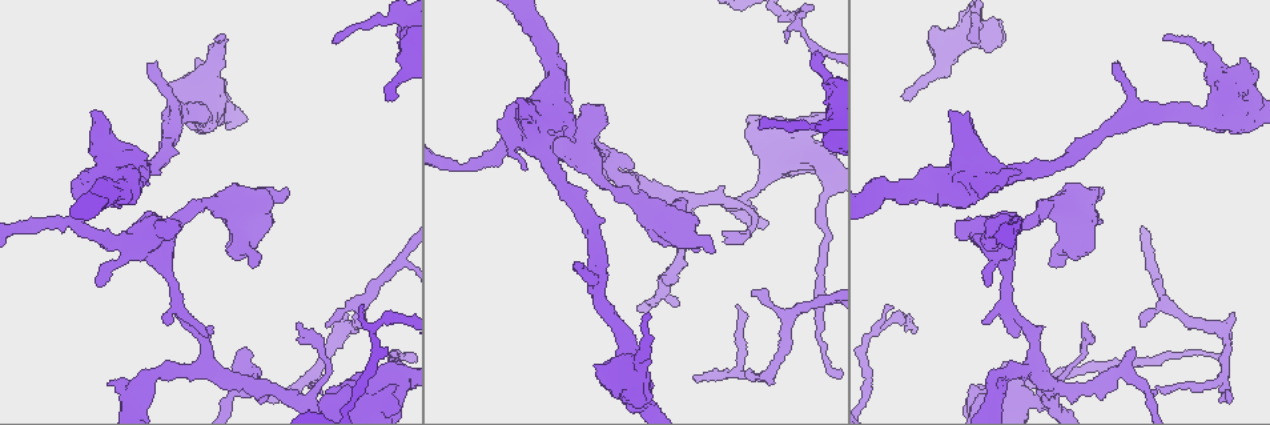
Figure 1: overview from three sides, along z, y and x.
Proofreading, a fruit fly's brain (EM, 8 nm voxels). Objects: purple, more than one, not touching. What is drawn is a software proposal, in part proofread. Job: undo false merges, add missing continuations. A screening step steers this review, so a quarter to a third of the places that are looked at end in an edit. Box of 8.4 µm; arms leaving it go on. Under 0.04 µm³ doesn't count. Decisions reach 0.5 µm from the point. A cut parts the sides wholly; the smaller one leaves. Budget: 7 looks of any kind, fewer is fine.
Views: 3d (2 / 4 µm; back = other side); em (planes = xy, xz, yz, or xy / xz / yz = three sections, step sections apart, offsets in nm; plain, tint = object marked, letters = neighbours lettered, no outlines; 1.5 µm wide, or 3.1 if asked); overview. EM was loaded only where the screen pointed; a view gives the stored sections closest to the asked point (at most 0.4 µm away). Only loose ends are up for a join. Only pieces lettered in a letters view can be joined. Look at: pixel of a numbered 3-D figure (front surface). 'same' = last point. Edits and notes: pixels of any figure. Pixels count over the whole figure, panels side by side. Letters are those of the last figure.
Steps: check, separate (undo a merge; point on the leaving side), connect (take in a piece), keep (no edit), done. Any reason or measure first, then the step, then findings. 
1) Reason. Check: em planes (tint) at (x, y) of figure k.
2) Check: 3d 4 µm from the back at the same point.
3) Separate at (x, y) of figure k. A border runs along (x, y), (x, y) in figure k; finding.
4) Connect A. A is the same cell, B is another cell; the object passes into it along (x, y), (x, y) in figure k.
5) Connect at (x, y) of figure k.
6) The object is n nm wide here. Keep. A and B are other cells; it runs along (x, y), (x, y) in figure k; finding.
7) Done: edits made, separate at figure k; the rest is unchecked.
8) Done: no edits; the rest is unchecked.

Abrupt turn. Check: em planes (letters) at (1151, 262) of figure 1.

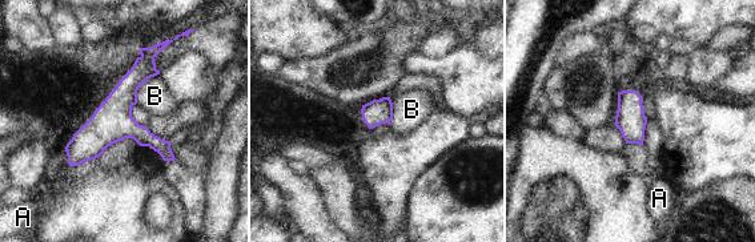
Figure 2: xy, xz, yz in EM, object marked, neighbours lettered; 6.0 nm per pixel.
The object is 180 nm wide here. Keep. A and B are other cells; it runs along (144, 53), (113, 117), (72, 162) in figure 2; all the same cell.

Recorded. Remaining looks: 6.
Branch stops here. Check: 3d 4 µm at (1230, 398) of figure 1.

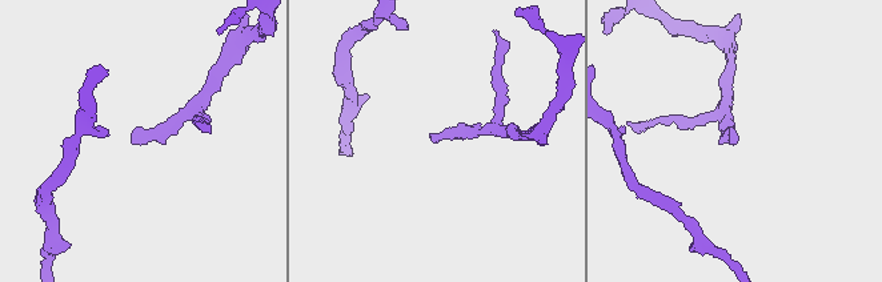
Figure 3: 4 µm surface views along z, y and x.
Check: em planes (letters) at (134, 142) of figure 3.

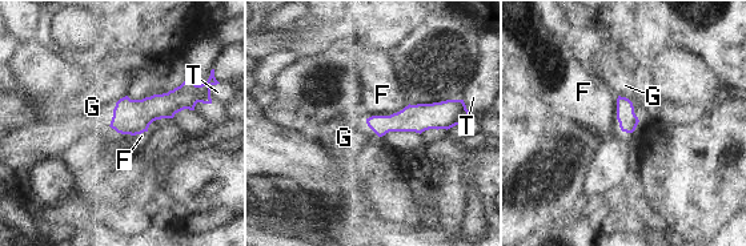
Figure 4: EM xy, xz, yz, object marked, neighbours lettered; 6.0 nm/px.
Connect G. G is the same cell, F and T are other cells; it goes on there.

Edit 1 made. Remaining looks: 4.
Check: overview.

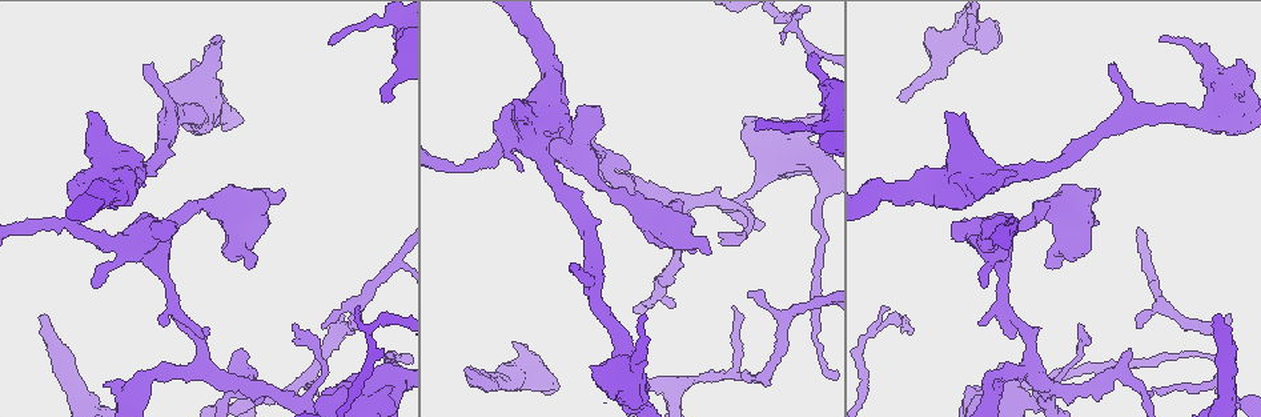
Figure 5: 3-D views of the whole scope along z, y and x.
Branch stops here. Check: em xy step 4 (letters) at (150, 64) of figure 5.

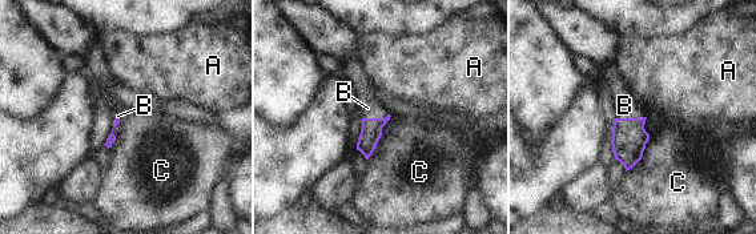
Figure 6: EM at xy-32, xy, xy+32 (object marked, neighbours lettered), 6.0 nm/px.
Another direction. Check: em yz step 8 (letters) at the same point.

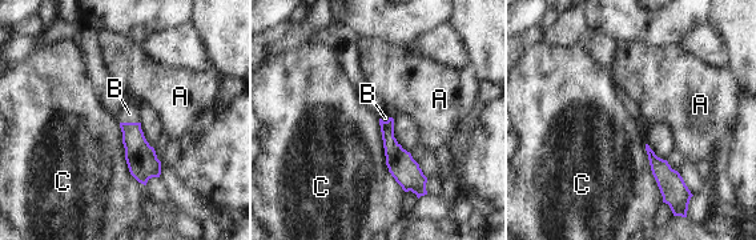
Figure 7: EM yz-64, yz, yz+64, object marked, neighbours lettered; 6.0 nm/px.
The longest contact is with C, 460 nm. Connect B. B is the same cell, A and C are other cells; the cell continues.

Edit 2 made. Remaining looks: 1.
Done: edits made, connect at figure 4, connect at figure 7; the rest is unchecked.

